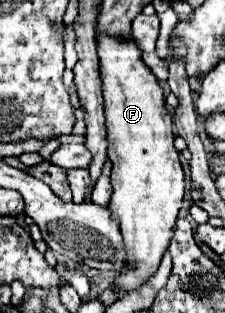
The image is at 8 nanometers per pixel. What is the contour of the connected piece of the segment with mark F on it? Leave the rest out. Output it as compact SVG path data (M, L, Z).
M96 36L98 58L100 58L100 80L102 80L102 96L104 96L104 114L108 128L108 160L112 162L112 186L114 194L108 204L108 210L120 220L120 230L124 236L124 246L128 250L128 270L118 274L112 288L120 294L140 288L160 266L164 252L168 250L168 242L172 238L172 226L176 224L176 216L184 196L184 172L180 166L180 156L174 150L174 132L172 132L172 116L166 110L164 90L152 70L142 62L142 50L134 44L132 38L118 36Z

